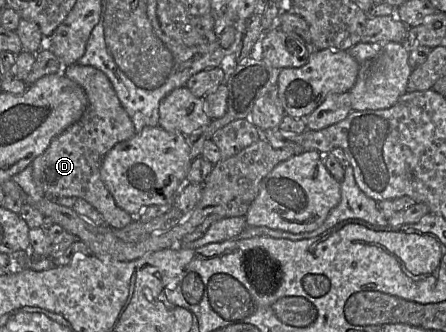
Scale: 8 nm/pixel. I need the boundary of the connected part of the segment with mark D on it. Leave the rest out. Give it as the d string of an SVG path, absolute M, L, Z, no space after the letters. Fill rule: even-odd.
M78 64L63 68L62 73L84 89L88 105L82 117L53 138L48 148L33 160L33 179L46 196L83 198L103 215L106 225L112 229L124 228L136 216L116 204L101 179L101 165L114 145L136 134L134 124L105 73L95 67Z

